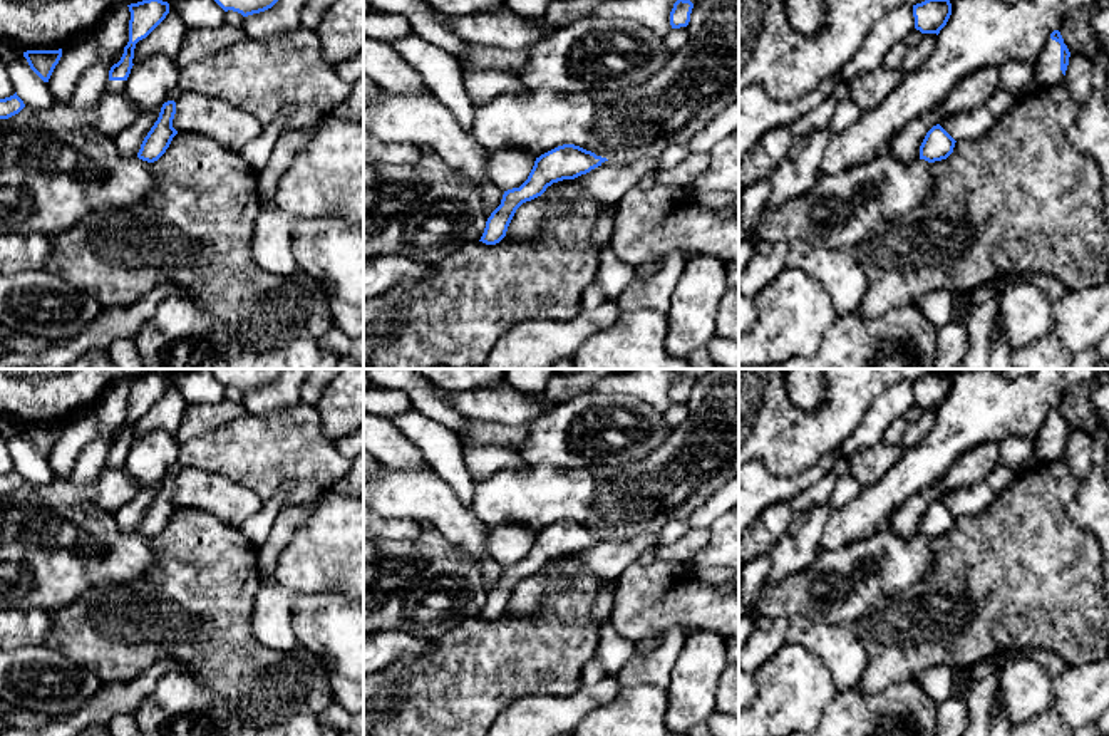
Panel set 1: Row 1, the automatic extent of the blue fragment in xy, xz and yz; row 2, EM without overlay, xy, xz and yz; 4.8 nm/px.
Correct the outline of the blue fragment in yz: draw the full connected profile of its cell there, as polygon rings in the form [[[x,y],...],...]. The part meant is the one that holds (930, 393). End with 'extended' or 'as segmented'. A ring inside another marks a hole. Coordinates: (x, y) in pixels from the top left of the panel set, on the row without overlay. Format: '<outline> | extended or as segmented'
[[[928,374],[913,381],[915,404],[921,409],[940,409],[952,391],[948,374]]] | as segmented

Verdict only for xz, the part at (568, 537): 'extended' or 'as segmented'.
as segmented

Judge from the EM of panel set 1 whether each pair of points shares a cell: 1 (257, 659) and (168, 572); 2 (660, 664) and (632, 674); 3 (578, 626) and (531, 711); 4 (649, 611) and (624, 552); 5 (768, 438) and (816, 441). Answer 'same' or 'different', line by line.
1: same
2: same
3: different
4: different
5: same

